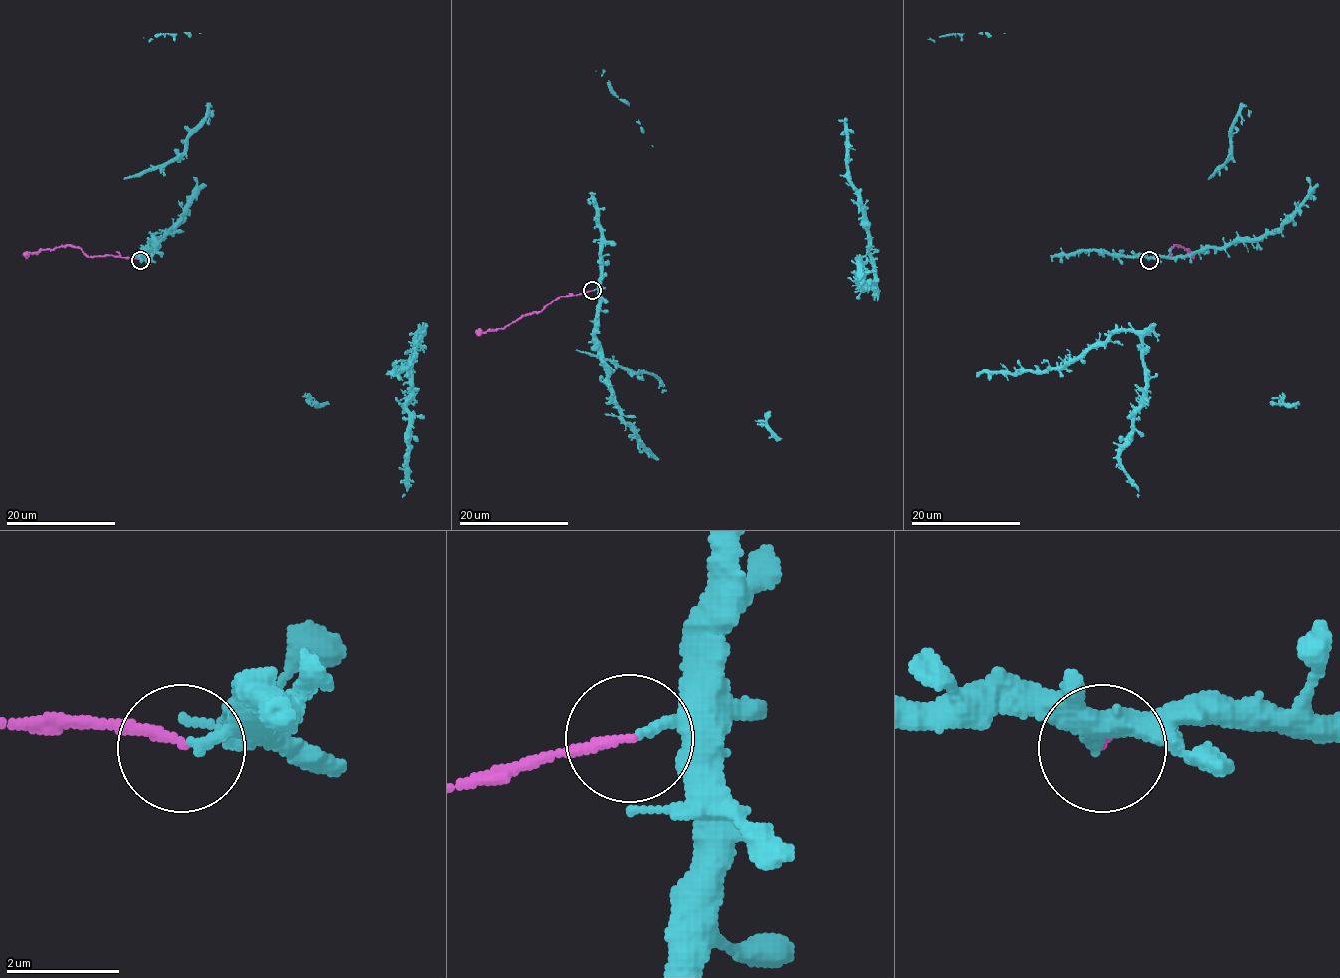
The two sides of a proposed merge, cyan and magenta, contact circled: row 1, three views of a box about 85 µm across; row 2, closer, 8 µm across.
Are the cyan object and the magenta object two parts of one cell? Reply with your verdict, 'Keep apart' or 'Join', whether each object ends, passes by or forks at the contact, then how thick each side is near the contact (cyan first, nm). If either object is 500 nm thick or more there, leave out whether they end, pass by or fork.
Keep apart. At the ring cyan ends. At the ring magenta ends. Thickness 190 nm (cyan) against 160 nm

